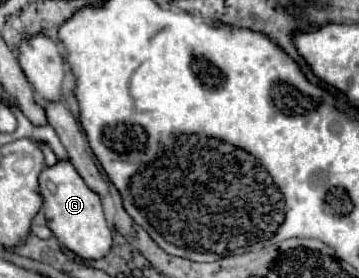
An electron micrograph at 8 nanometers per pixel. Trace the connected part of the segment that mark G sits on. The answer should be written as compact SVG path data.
M60 159L56 165L44 167L38 185L44 199L42 211L58 241L84 259L102 259L112 247L112 231L104 219L100 195L90 191L90 187L84 183L68 159Z

